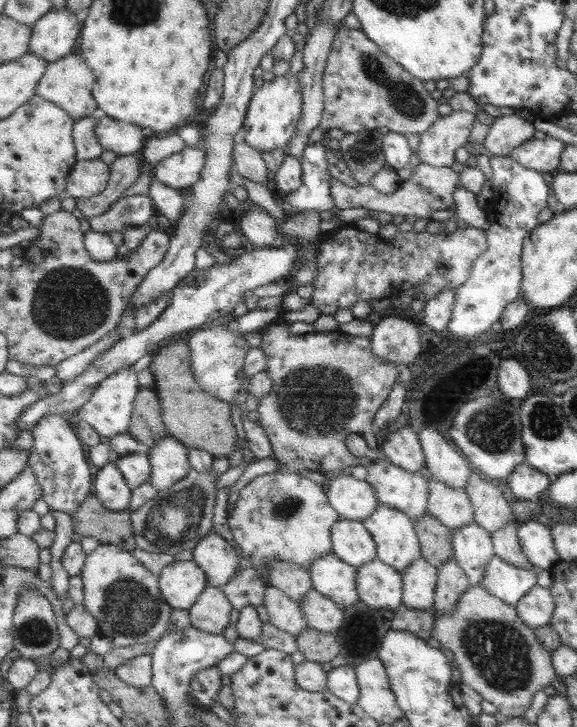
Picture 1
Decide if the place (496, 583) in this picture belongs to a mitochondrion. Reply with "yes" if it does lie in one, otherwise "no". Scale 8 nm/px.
no

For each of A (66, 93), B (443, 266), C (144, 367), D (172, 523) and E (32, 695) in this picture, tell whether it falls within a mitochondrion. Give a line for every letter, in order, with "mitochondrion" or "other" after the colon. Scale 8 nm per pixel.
A: other
B: other
C: other
D: mitochondrion
E: other

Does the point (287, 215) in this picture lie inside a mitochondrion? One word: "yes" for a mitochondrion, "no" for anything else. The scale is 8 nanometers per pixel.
no

